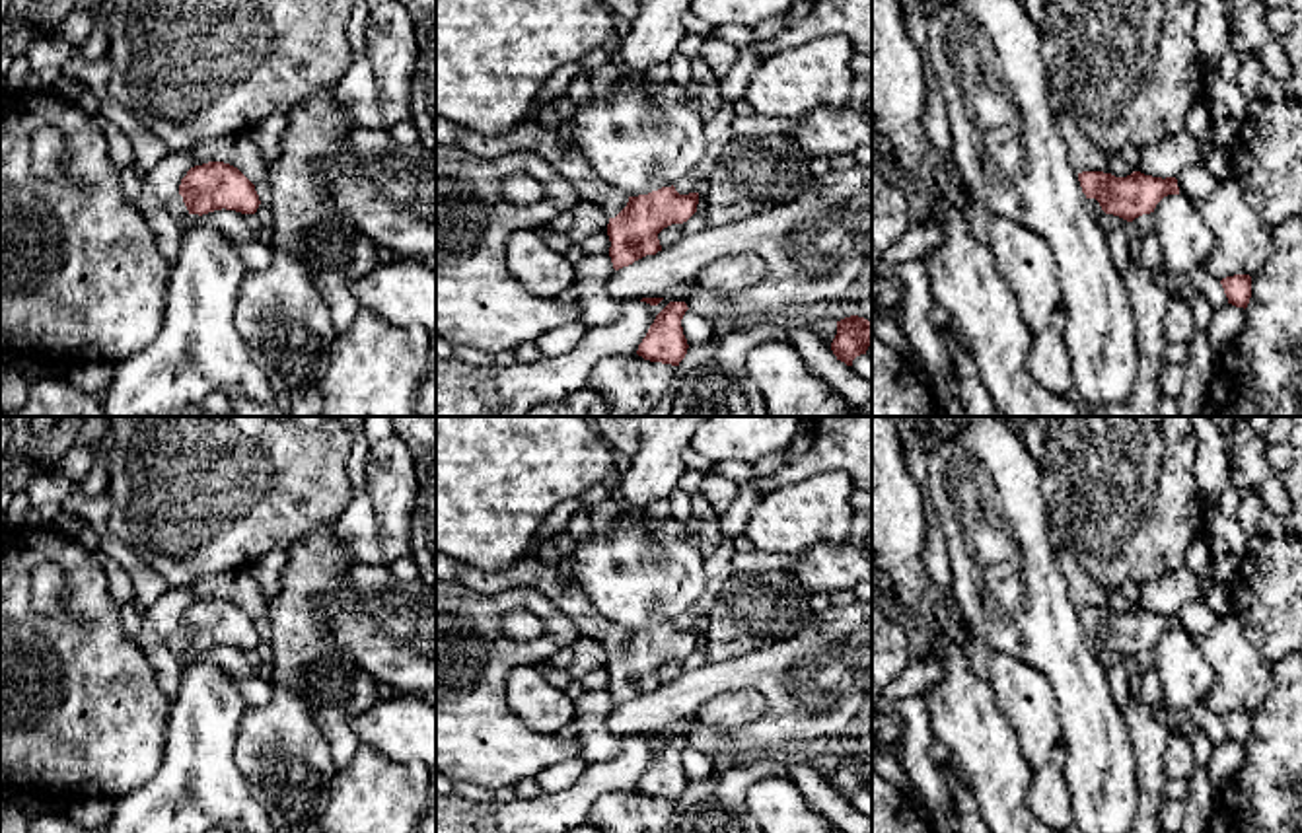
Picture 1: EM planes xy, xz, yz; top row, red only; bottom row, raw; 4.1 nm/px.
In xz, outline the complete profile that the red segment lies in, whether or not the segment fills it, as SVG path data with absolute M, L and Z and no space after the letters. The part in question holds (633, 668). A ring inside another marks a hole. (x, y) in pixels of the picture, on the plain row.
M537 555L498 572L459 562L457 582L488 596L518 586L545 594L574 621L580 634L599 640L609 652L609 693L615 706L662 687L658 670L671 660L687 658L697 648L699 629L679 631L673 621L638 633L619 629L597 613L572 576L562 580L559 568L547 566Z

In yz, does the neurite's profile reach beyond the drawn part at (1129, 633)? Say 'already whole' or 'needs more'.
needs more

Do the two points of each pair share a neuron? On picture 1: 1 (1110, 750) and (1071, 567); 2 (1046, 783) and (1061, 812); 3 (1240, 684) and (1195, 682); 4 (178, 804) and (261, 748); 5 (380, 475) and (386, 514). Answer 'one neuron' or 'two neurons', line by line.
1: two neurons
2: one neuron
3: two neurons
4: two neurons
5: one neuron

